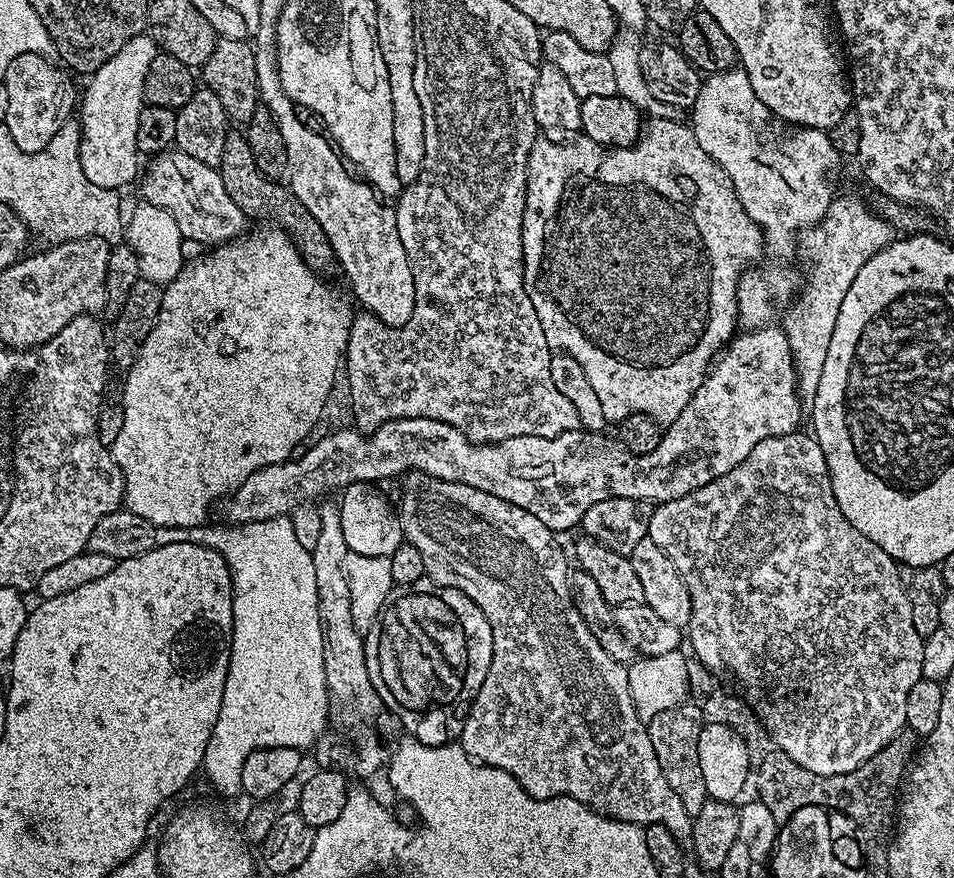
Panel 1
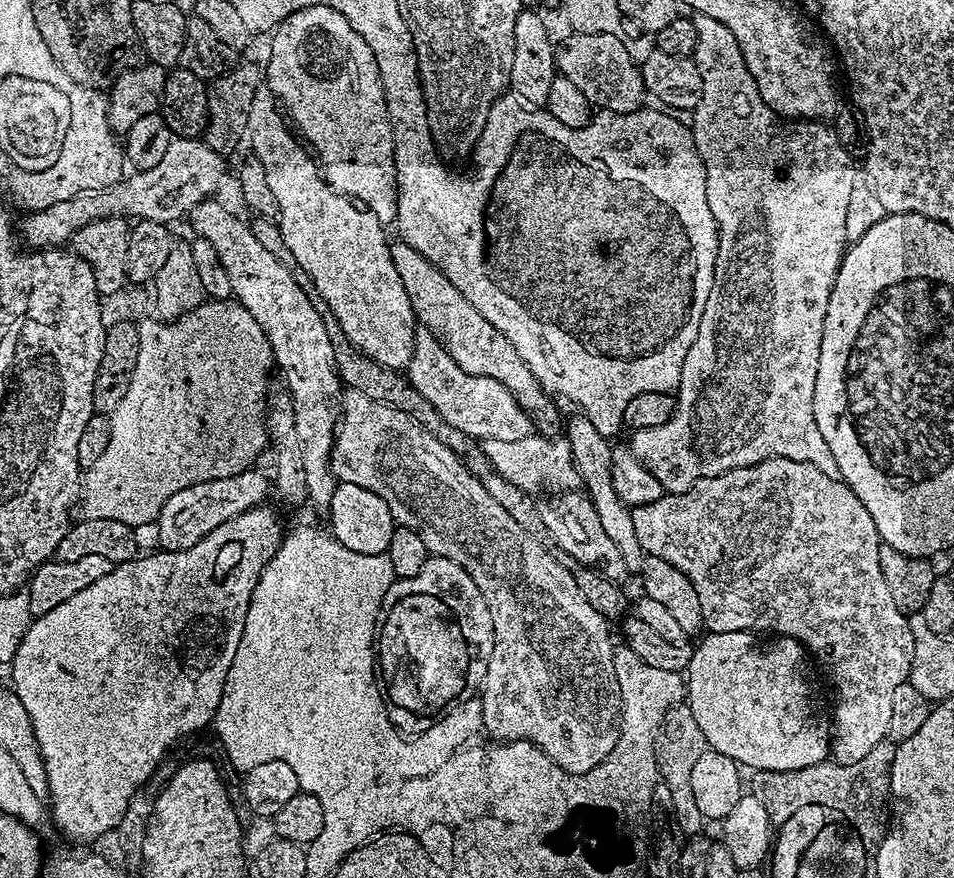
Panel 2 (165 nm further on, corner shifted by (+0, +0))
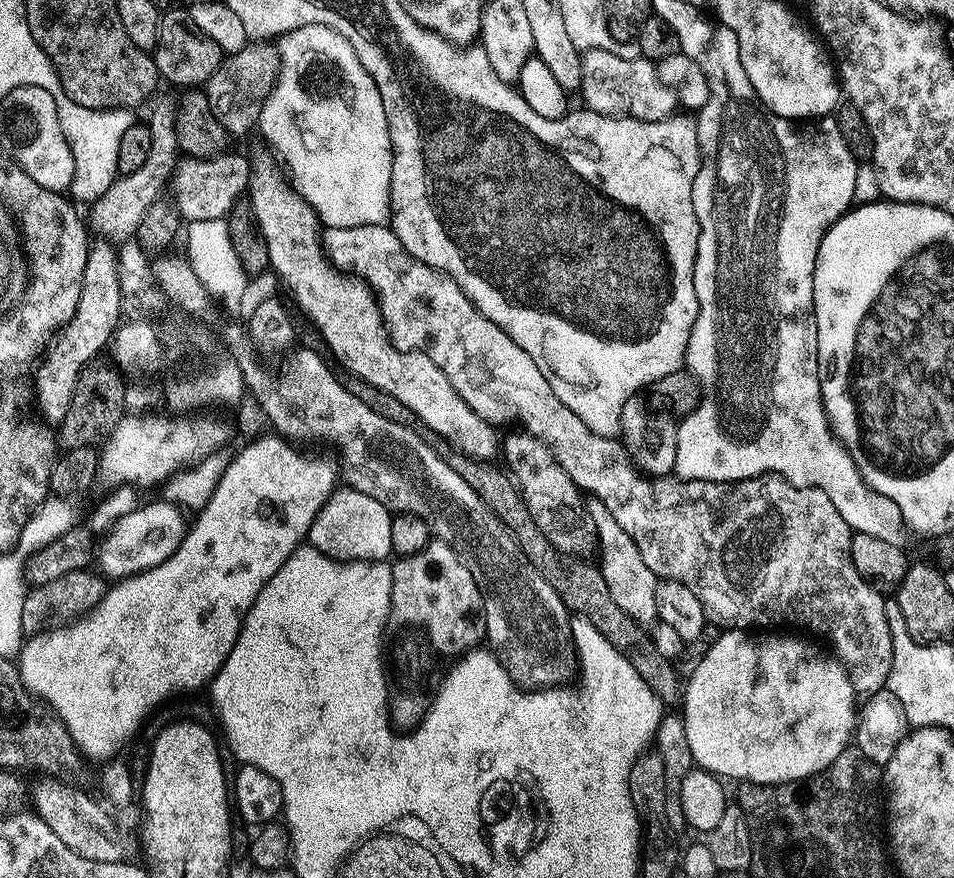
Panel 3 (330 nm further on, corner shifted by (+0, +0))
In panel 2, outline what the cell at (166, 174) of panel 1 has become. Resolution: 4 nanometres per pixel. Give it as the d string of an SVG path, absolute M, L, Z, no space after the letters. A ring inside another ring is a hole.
M209 198L192 209L191 220L192 228L197 232L195 235L217 251L236 303L254 314L254 322L258 322L264 339L270 342L275 367L288 383L286 392L294 410L294 426L298 429L298 442L302 442L302 470L306 470L308 504L320 518L327 517L338 483L332 473L332 442L336 438L336 425L340 423L342 395L342 381L336 374L330 334L314 306L310 306L310 298L306 298L294 278L290 278L286 266L259 244L251 227L243 224L230 209L223 208L216 198Z

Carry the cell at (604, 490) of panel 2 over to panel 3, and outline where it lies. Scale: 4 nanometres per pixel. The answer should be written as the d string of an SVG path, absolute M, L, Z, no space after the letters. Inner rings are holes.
M589 497L585 504L587 513L595 524L598 556L601 556L598 567L606 581L606 586L609 587L610 598L629 614L641 614L640 612L654 614L657 610L657 586L660 583L658 577L642 560L642 554L639 553L634 540L615 521L610 510L606 509L604 500Z

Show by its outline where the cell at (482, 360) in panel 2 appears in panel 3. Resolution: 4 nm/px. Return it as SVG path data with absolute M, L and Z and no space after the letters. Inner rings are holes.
M375 224L374 226L356 226L356 227L325 227L324 232L321 233L321 247L329 258L329 263L333 267L339 268L340 271L351 274L363 280L369 287L378 288L384 286L386 288L378 292L378 303L380 305L380 316L383 318L385 328L388 331L388 339L392 345L399 350L399 352L422 352L436 366L438 366L449 378L451 385L454 386L455 392L463 399L464 402L471 408L477 410L485 410L484 408L513 408L516 411L516 416L521 420L523 427L534 438L538 438L541 442L548 445L548 448L554 454L554 458L558 462L558 466L562 466L562 470L566 470L566 474L570 474L572 481L580 488L581 493L587 494L589 497L596 497L604 500L606 509L614 516L615 521L626 530L630 538L634 540L638 551L642 554L642 560L646 562L650 570L654 572L656 577L661 581L665 580L680 580L682 586L690 586L690 591L696 595L698 602L702 602L705 613L709 617L717 616L720 620L728 620L727 627L732 630L768 630L771 624L793 624L793 629L804 630L800 628L817 628L820 632L828 632L828 636L832 639L832 644L835 655L838 657L841 664L848 669L857 693L871 694L879 692L887 685L888 675L891 672L892 660L892 642L890 626L887 625L886 610L884 609L885 597L879 596L877 589L868 581L862 578L862 574L858 574L858 570L852 561L850 554L850 542L852 541L852 529L849 528L847 522L842 518L842 514L838 514L838 510L834 510L834 502L830 502L830 498L826 498L826 494L822 494L822 490L817 488L796 488L788 480L783 480L782 477L775 474L765 474L763 476L751 476L749 480L681 480L673 478L672 476L662 476L653 479L653 484L648 484L649 477L642 474L641 469L630 459L630 453L619 439L611 436L603 436L602 434L594 434L594 430L590 430L590 426L586 426L586 422L582 422L582 418L578 418L574 414L574 410L570 410L570 406L566 406L560 398L554 394L546 378L540 373L540 369L536 367L534 360L530 358L530 354L526 350L522 350L520 346L505 331L494 322L490 322L480 311L474 307L470 302L465 292L458 286L453 279L450 279L447 274L429 264L422 263L420 259L414 258L402 246L401 239L389 225Z

